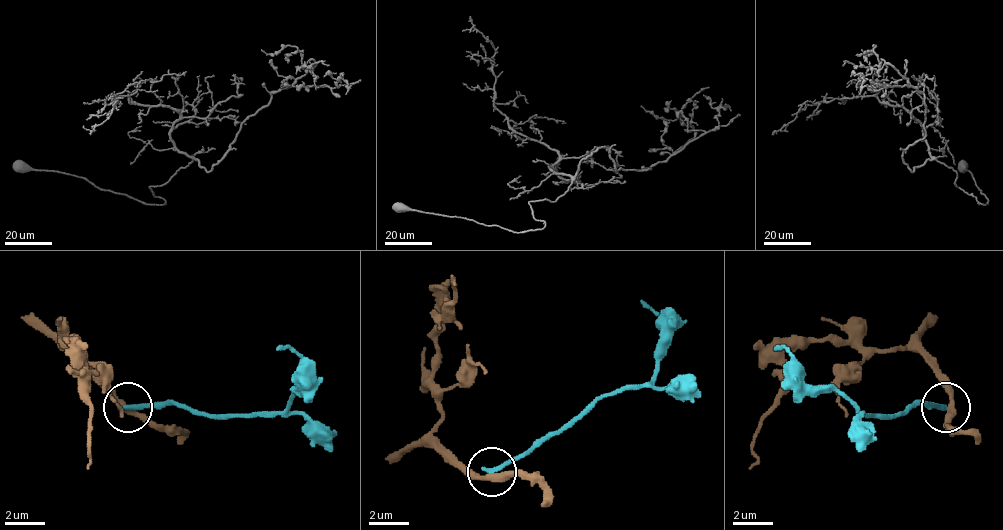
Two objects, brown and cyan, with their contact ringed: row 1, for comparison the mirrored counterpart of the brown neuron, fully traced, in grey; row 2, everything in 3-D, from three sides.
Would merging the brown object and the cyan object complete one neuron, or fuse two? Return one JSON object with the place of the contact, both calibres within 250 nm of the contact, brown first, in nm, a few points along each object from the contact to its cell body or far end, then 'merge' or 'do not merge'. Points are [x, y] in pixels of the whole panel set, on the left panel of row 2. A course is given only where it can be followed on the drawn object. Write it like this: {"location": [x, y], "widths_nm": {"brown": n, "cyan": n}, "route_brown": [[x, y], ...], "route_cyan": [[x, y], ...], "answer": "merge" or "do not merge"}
{"location": [127, 407], "widths_nm": {"brown": 320, "cyan": 280}, "route_brown": [[129, 405], [74, 351], [74, 341], [79, 356], [79, 395], [89, 425], [89, 470]], "route_cyan": [[129, 405], [233, 415], [278, 415], [293, 400], [298, 386], [298, 356], [278, 346]], "answer": "do not merge"}

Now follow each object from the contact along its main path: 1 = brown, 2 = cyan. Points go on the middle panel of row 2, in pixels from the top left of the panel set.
1: (493, 475), (473, 475), (438, 440), (438, 326), (453, 286), (453, 276)
2: (493, 470), (567, 430), (597, 400), (642, 386), (657, 371), (662, 321), (642, 301)

